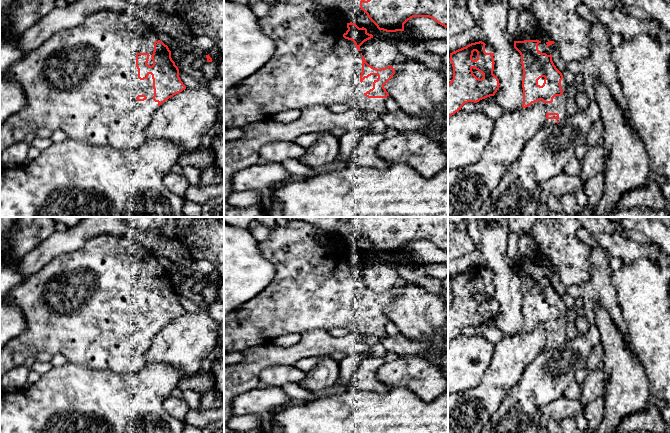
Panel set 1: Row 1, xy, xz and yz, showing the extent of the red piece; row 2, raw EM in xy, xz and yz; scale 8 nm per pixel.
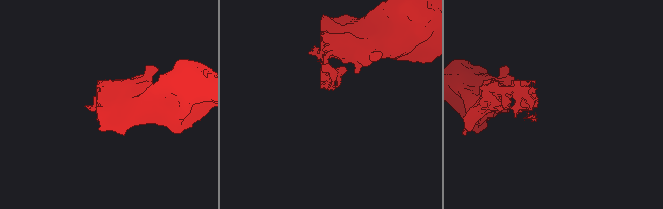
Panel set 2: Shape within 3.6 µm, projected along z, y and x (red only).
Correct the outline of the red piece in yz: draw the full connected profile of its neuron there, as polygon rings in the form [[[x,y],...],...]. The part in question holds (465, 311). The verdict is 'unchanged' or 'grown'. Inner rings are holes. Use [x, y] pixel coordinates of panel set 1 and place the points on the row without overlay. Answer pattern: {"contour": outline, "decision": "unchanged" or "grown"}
{"contour": [[[482,265],[450,277],[453,303],[448,308],[448,342],[461,334],[465,327],[477,327],[495,319],[500,307],[493,298],[493,280],[493,273]],[[473,292],[483,298],[481,303],[473,298]]], "decision": "grown"}

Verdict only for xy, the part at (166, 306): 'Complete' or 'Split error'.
Split error

